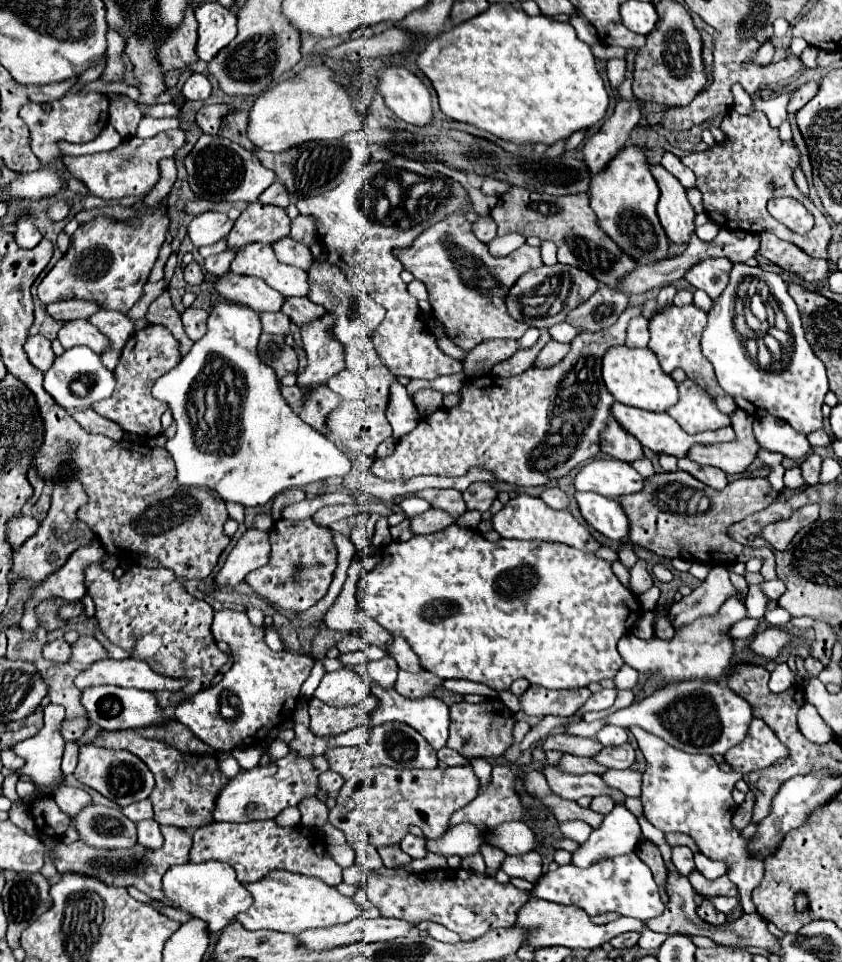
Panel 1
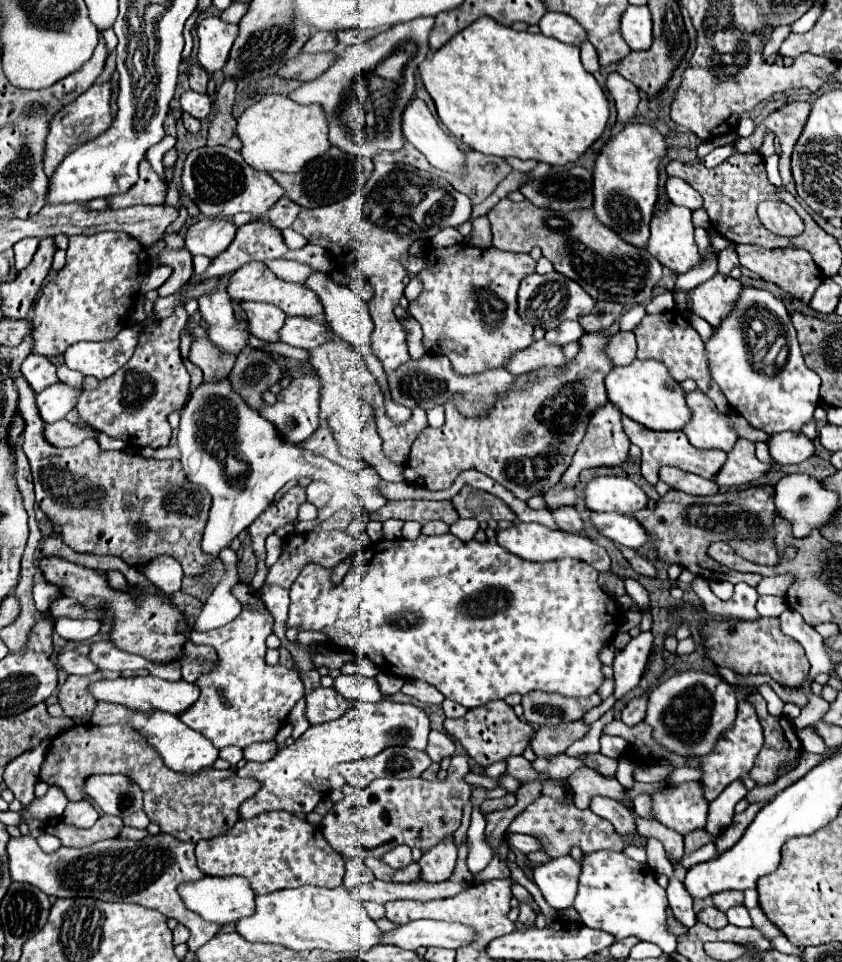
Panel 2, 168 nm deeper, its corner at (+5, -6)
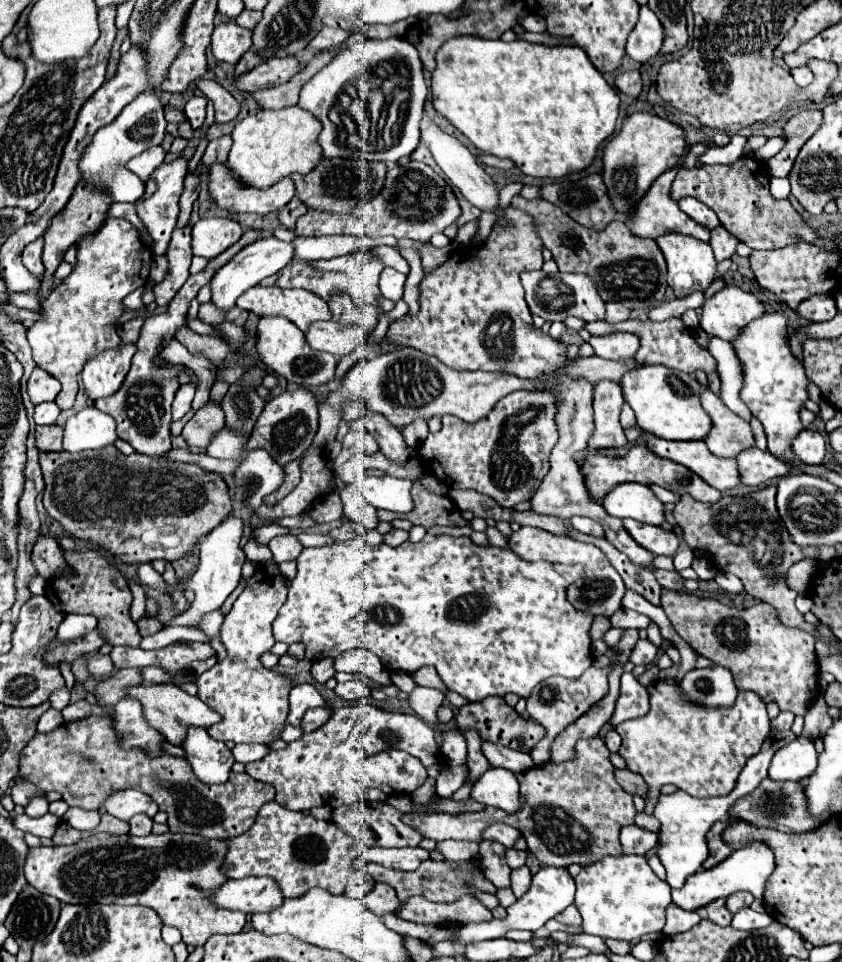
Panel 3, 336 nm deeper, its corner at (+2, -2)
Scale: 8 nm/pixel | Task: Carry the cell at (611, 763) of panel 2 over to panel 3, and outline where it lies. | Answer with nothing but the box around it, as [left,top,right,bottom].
[615,769,649,801]

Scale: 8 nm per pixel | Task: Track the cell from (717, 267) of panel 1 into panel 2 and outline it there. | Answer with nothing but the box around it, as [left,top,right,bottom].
[690,273,742,327]

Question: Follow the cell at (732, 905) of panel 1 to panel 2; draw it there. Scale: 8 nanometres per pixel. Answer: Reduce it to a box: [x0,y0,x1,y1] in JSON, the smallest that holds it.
[726,905,752,927]

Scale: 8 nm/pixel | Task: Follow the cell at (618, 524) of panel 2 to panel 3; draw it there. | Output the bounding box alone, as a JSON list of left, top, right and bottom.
[625,519,679,557]

